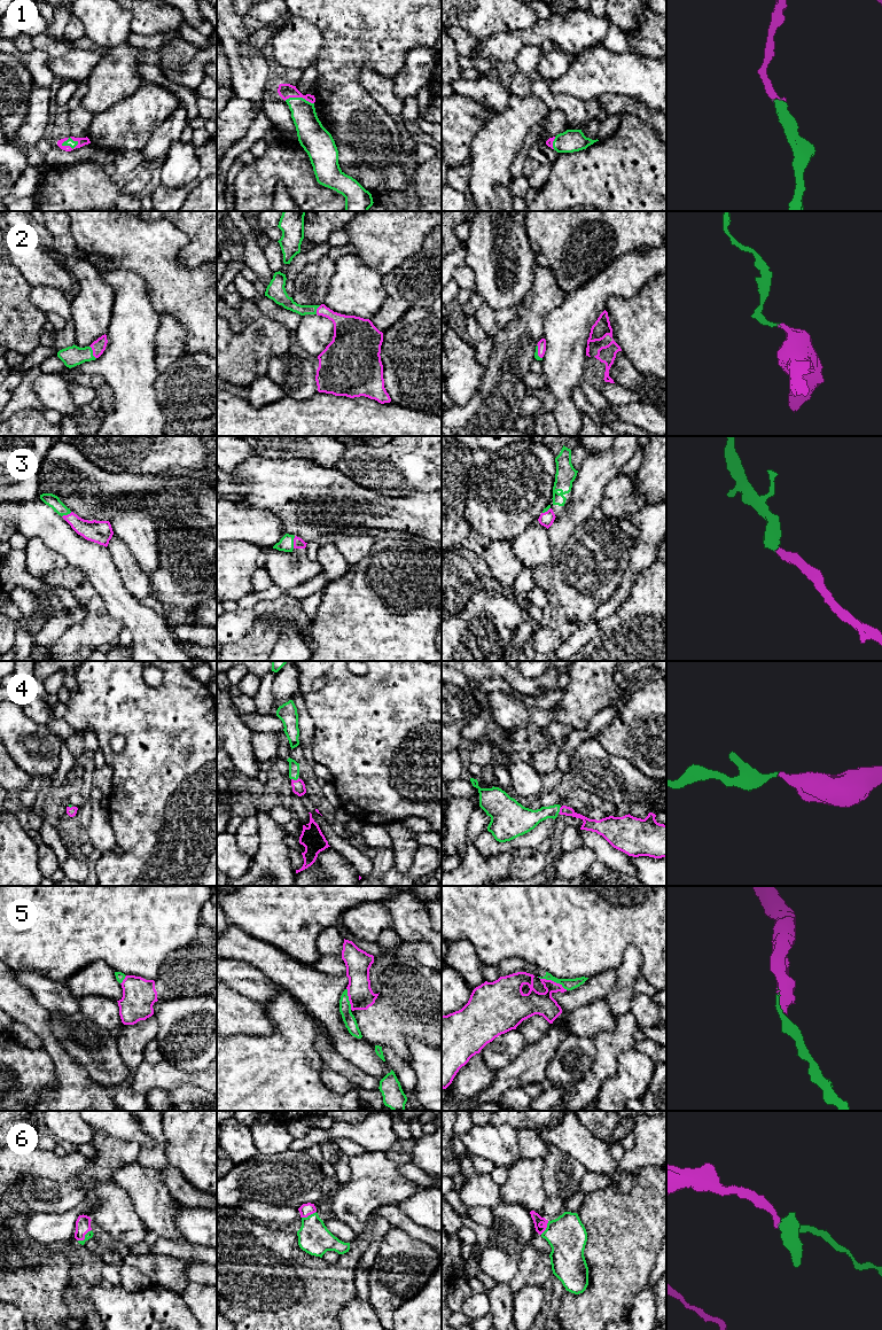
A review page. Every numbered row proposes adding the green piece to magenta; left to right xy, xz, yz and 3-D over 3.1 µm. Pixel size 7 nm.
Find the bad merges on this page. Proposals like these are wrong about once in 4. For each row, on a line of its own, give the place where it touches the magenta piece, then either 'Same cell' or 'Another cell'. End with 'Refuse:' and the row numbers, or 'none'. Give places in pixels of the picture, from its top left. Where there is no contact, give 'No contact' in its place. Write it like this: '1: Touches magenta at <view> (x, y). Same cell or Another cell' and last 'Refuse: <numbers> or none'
1: Touches magenta at xy (68, 138). Same cell
2: Touches magenta at xy (93, 352). Same cell
3: Touches magenta at xz (294, 542). Same cell
4: Touches magenta at xz (295, 780). Same cell
5: Touches magenta at yz (551, 980). Another cell
6: Touches magenta at xy (84, 1237). Same cell
Refuse: 5

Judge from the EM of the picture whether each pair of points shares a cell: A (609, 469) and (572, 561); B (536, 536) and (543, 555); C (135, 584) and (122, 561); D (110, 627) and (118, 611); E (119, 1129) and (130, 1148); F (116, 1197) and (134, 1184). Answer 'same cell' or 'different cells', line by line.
A: different cells
B: same cell
C: same cell
D: different cells
E: different cells
F: different cells

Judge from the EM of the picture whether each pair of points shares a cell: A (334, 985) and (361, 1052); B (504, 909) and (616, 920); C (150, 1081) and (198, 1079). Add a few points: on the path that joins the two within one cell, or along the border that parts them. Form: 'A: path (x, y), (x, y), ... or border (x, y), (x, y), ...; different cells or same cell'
A: path (332, 1002), (332, 1020), (336, 1029), (344, 1037); same cell
B: path (531, 909), (588, 909); same cell
C: path (162, 1078), (187, 1078); same cell

